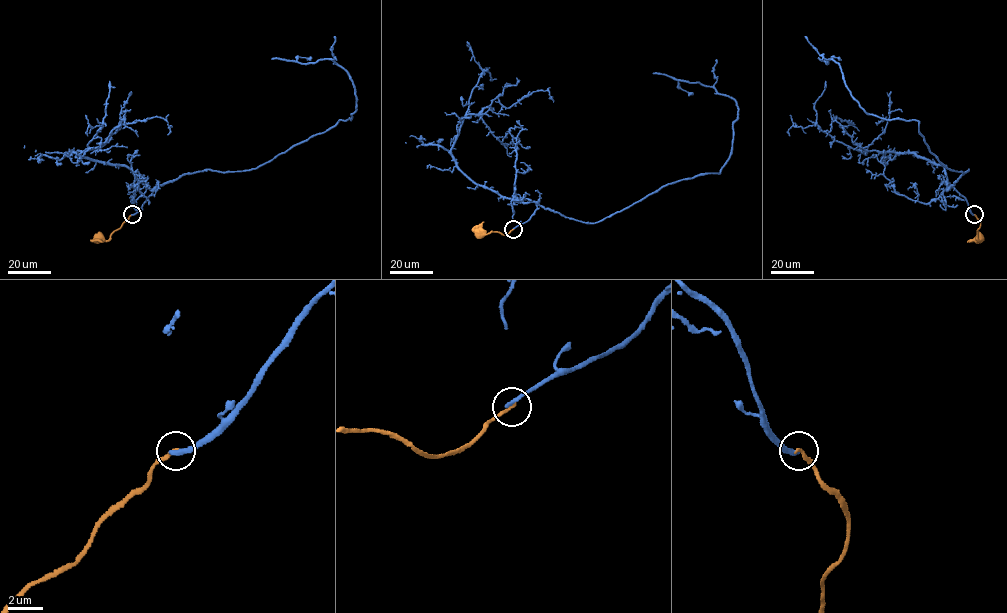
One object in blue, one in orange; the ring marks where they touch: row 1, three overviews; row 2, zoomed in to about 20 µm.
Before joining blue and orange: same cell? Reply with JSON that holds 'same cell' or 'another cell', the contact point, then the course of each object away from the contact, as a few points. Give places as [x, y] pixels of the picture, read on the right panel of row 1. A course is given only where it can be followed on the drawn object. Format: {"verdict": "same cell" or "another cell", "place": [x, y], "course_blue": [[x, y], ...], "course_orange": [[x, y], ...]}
{"verdict": "another cell", "place": [974, 214], "course_blue": [[974, 214], [948, 187], [968, 170], [938, 160], [918, 121], [868, 114], [840, 65], [819, 58]], "course_orange": [[974, 214], [980, 222], [979, 239]]}

